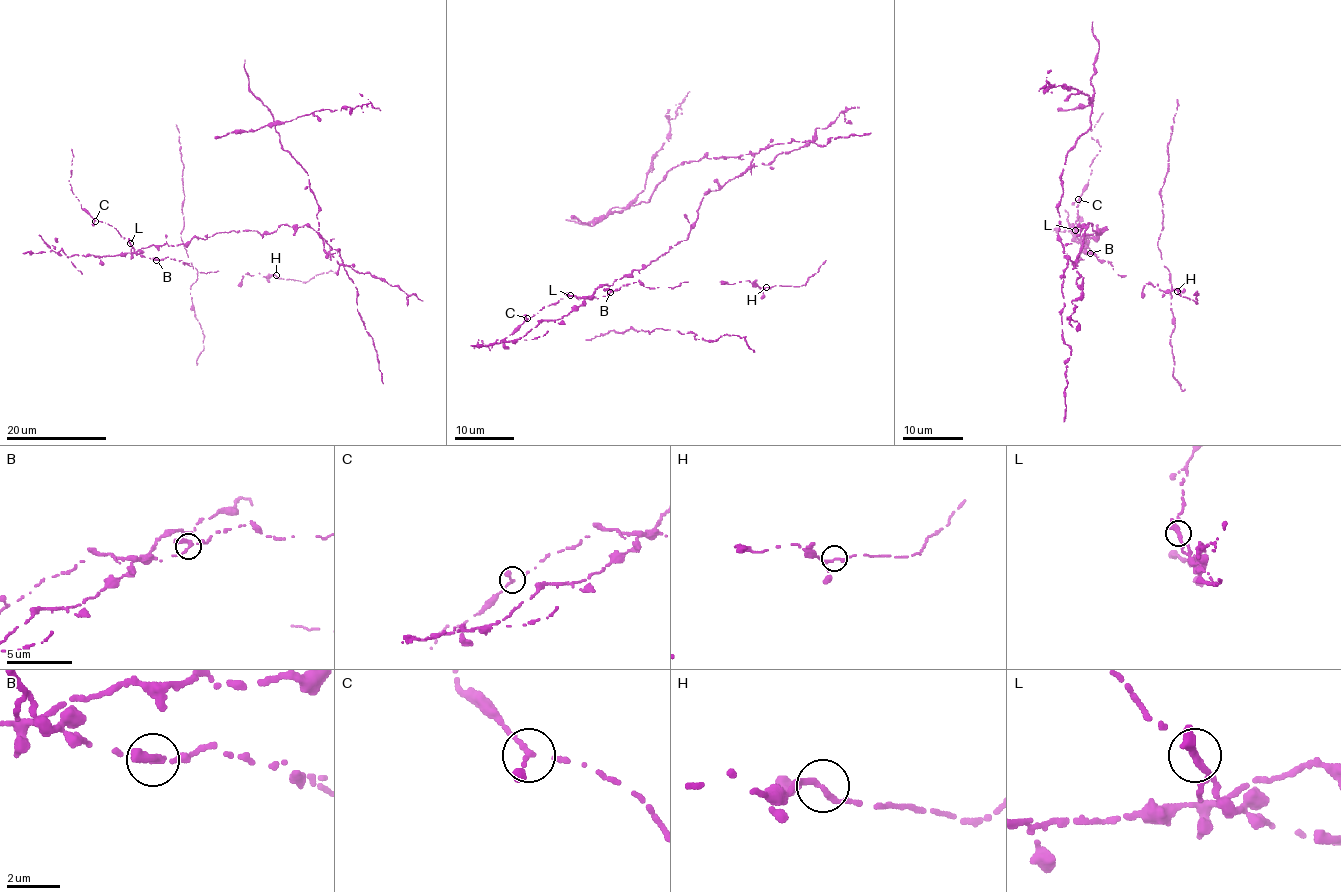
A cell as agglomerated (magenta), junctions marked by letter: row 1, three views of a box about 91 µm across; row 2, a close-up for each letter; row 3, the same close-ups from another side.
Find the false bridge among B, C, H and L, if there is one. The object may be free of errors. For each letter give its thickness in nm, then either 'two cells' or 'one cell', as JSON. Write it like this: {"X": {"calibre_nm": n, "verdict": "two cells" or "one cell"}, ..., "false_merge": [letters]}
{"B": {"calibre_nm": 240, "verdict": "one cell"}, "C": {"calibre_nm": 160, "verdict": "one cell"}, "H": {"calibre_nm": 200, "verdict": "one cell"}, "L": {"calibre_nm": 260, "verdict": "two cells"}, "false_merge": ["L"]}

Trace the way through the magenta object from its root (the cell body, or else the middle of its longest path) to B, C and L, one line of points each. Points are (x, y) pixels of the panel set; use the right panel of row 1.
B: (1099, 233), (1107, 229), (1102, 227), (1100, 234), (1097, 230), (1095, 238), (1084, 235), (1090, 253)
C: (1099, 233), (1107, 229), (1097, 230), (1095, 238), (1084, 235), (1083, 241), (1076, 233), (1078, 199)
L: (1099, 233), (1107, 229), (1097, 230), (1095, 238), (1084, 235), (1082, 241), (1075, 230)

